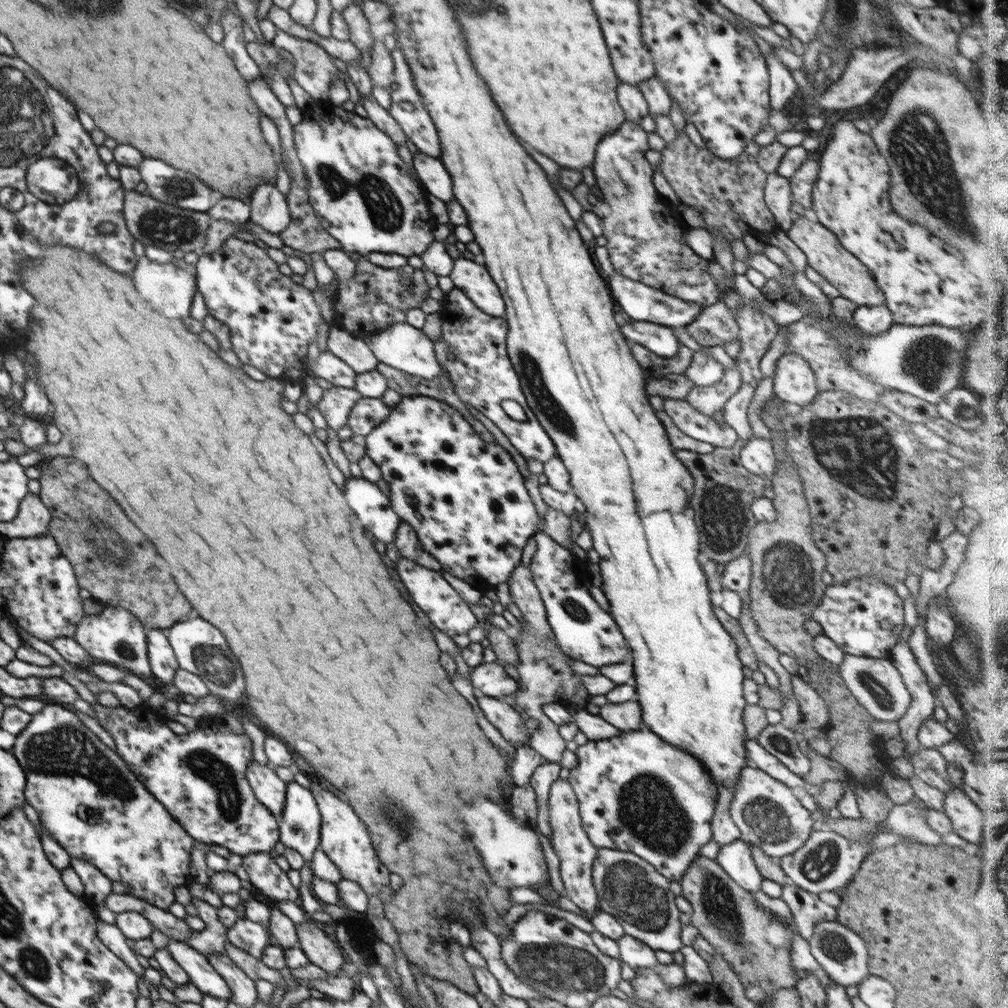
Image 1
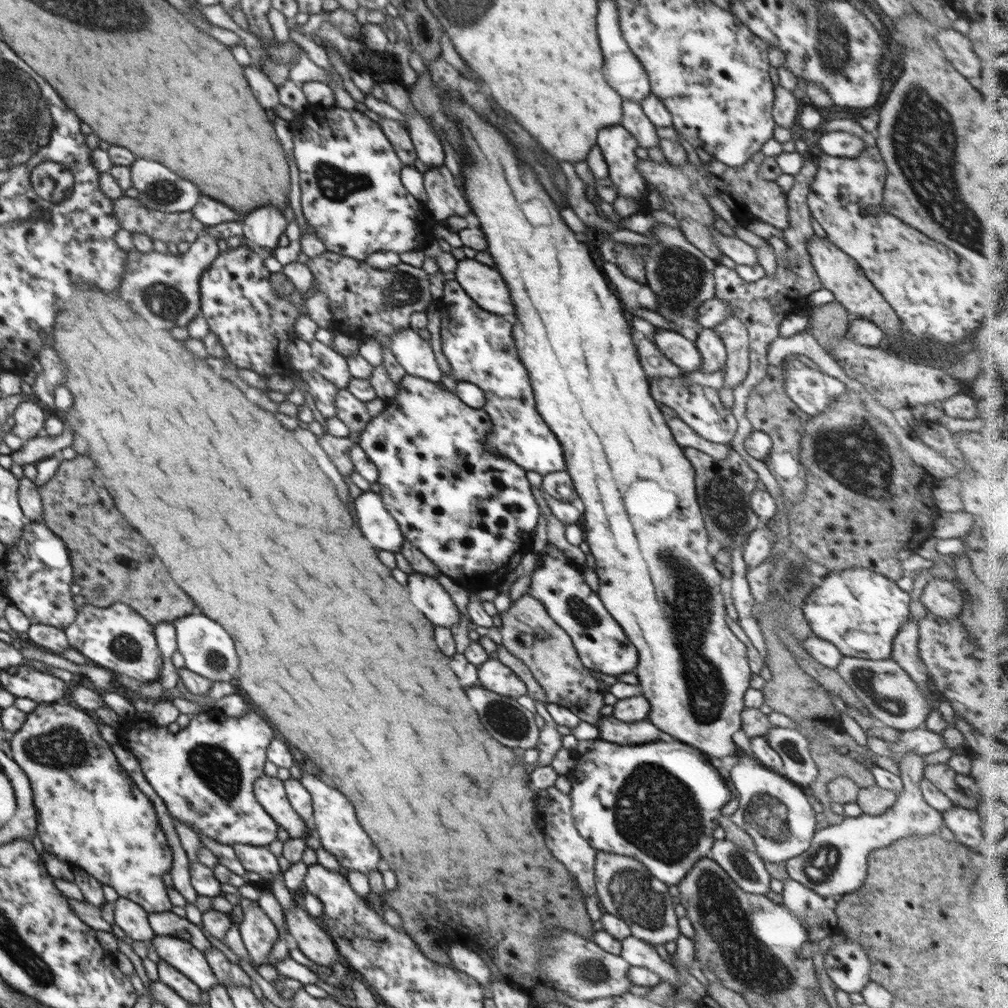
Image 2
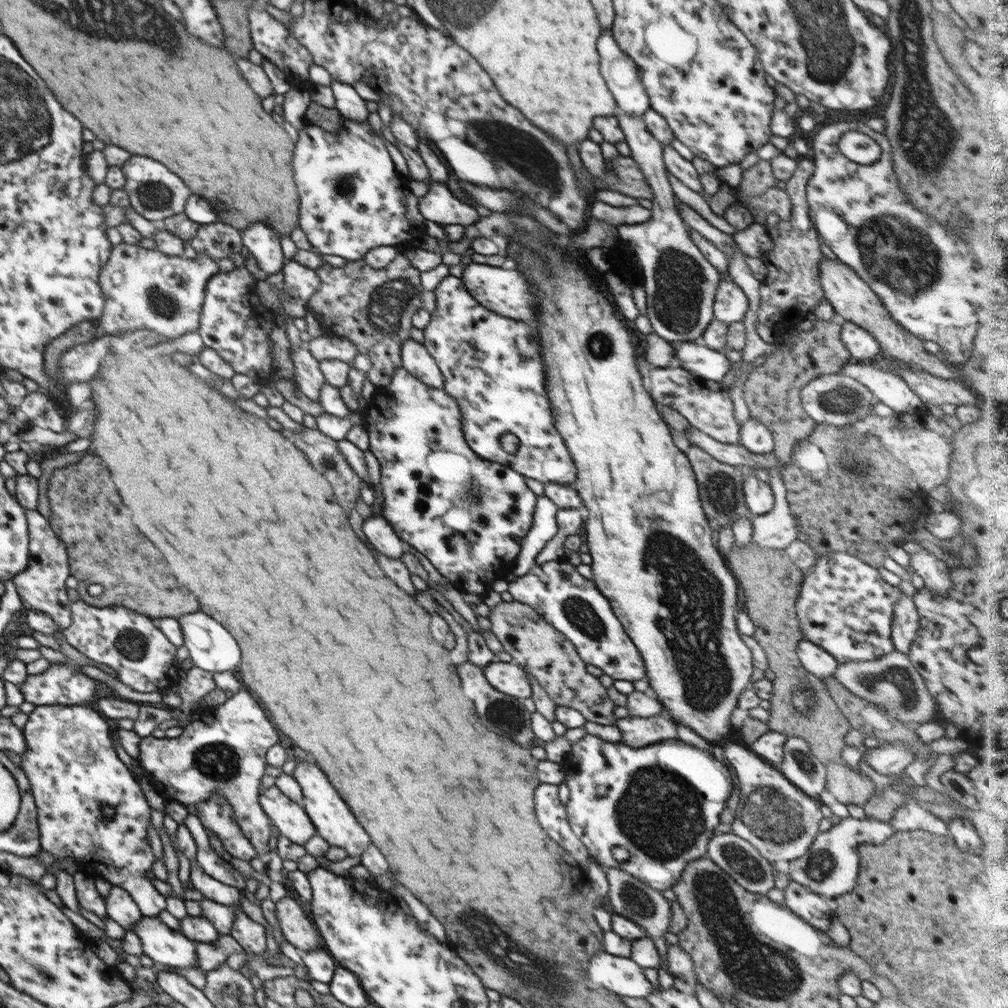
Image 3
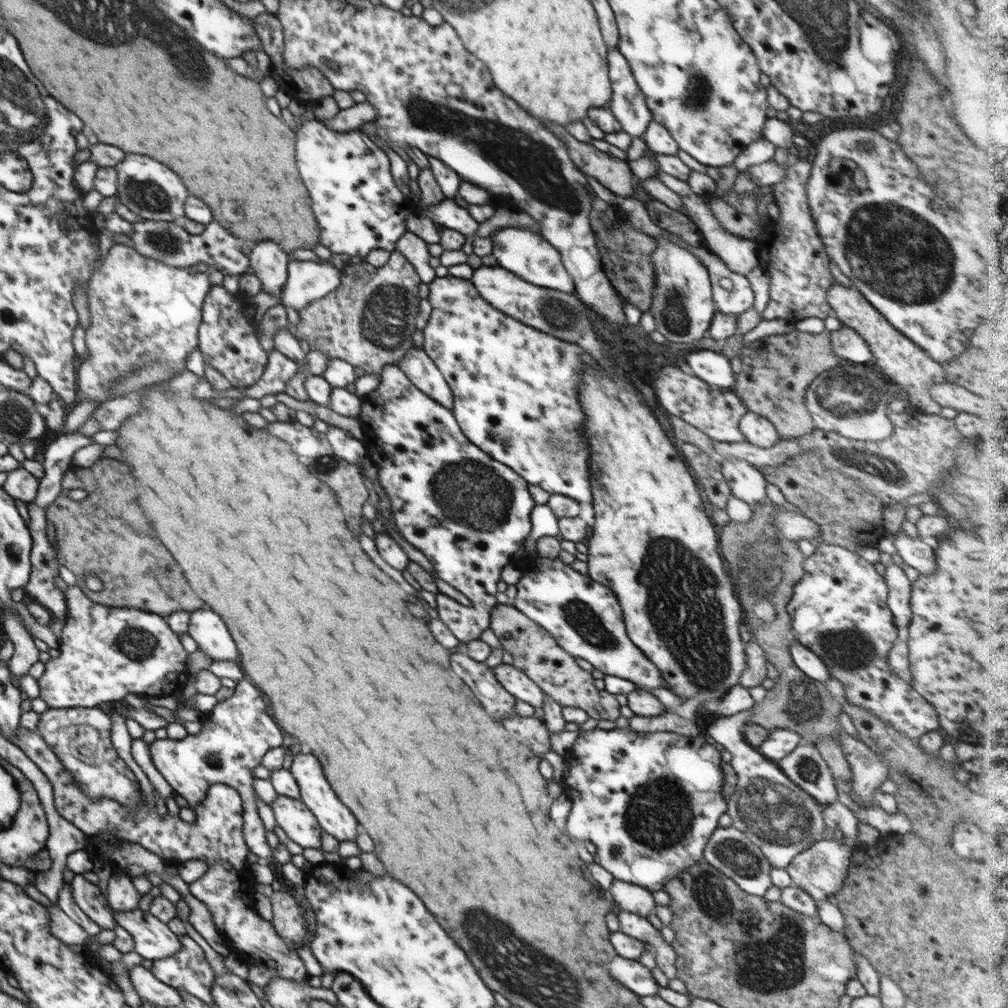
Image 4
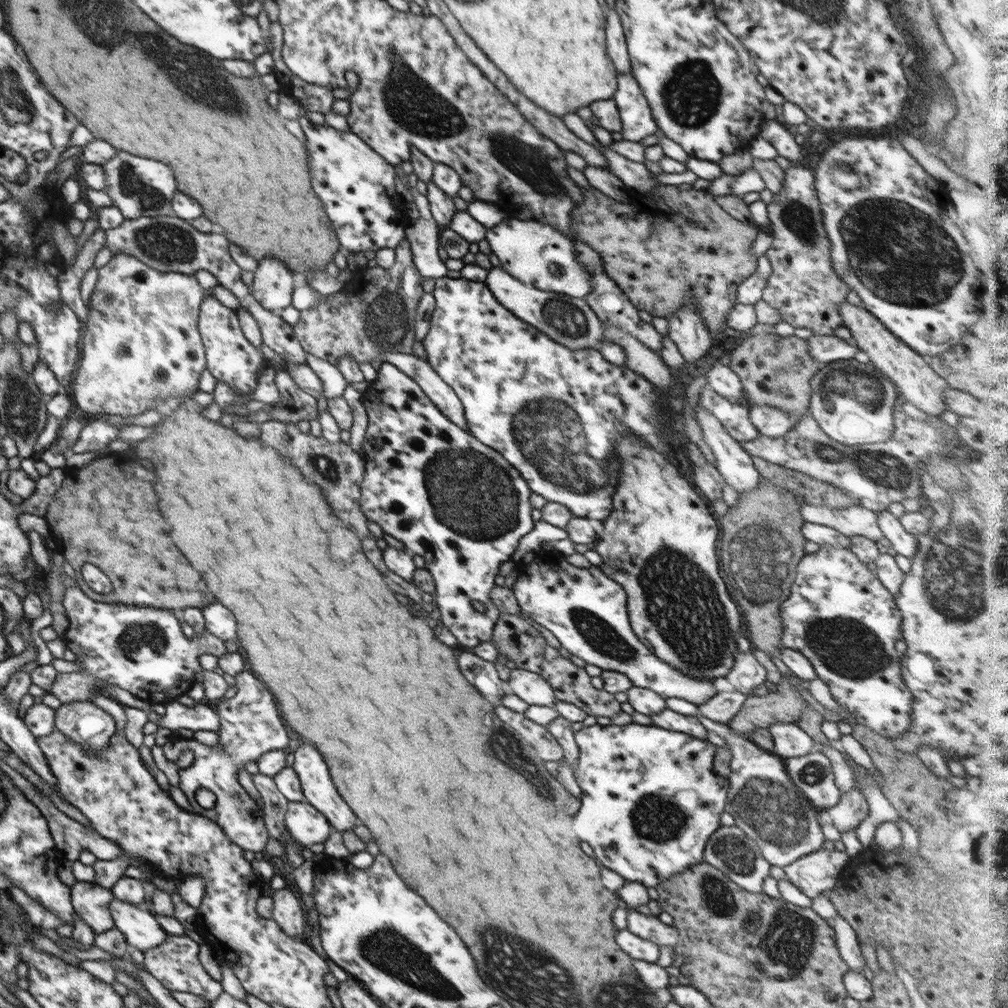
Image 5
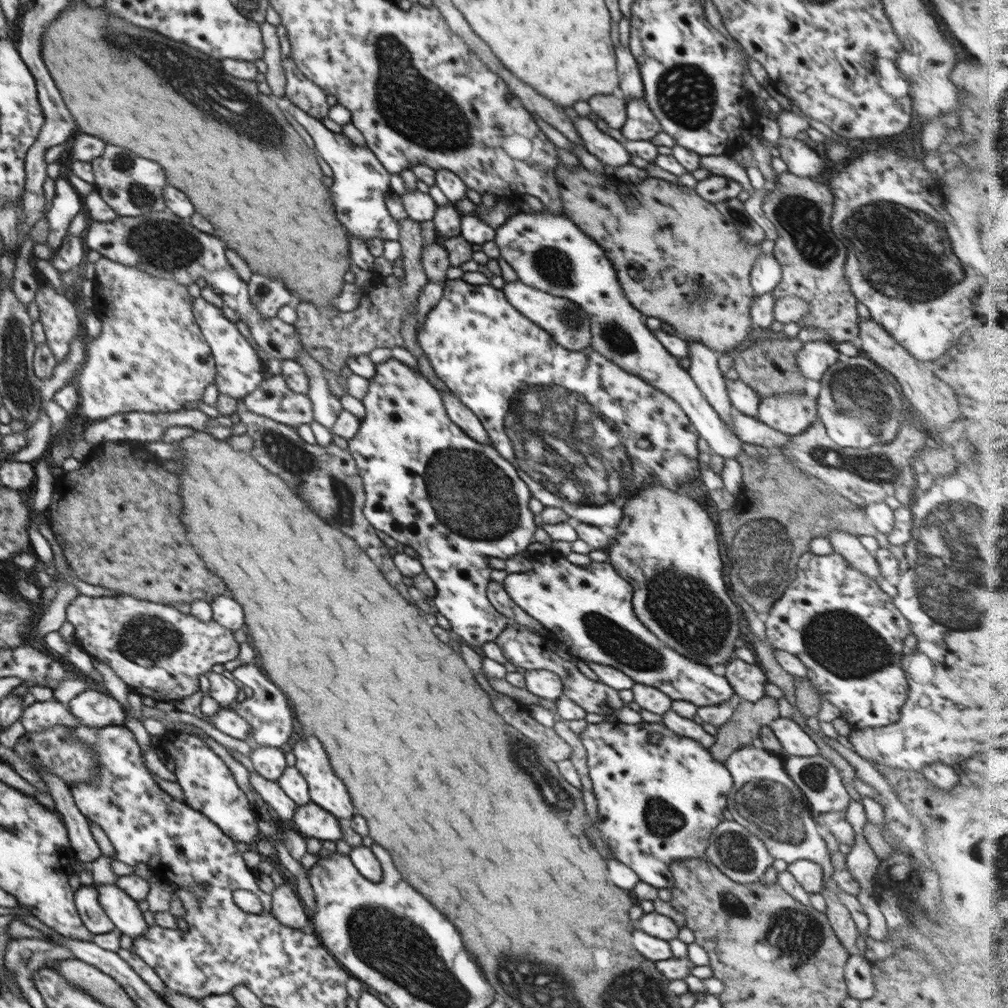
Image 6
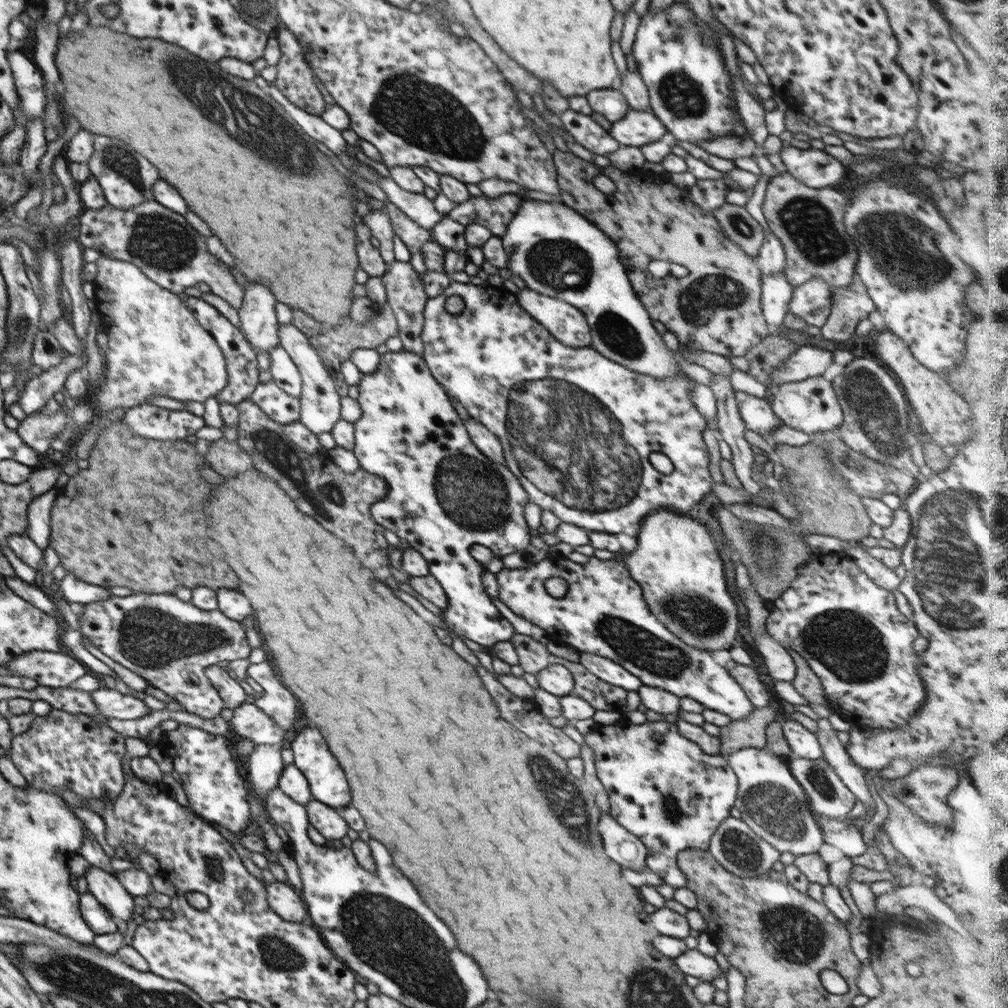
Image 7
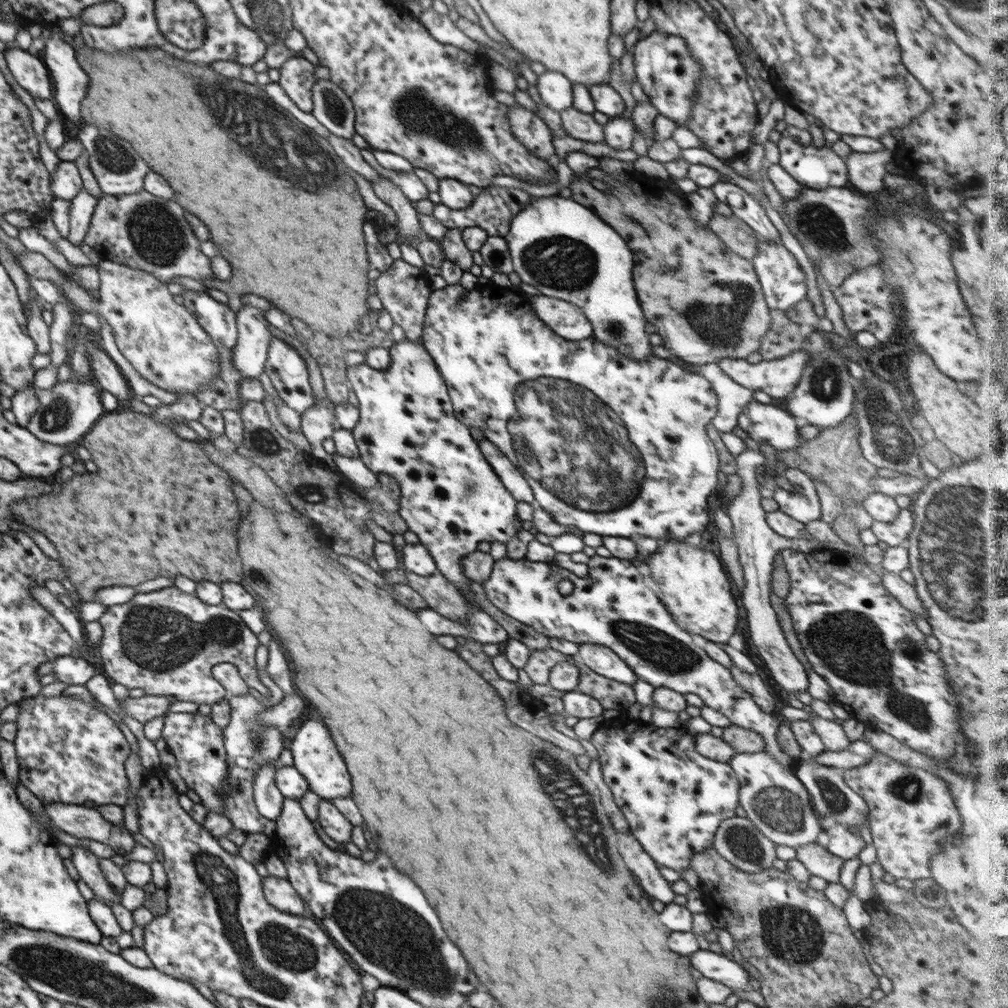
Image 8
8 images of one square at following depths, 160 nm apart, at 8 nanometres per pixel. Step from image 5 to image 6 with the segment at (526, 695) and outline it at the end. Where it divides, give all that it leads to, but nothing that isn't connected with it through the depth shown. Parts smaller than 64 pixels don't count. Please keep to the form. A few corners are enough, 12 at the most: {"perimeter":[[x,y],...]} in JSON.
{"perimeter":[[549,670],[524,674],[529,699],[557,701],[563,694],[560,676]]}

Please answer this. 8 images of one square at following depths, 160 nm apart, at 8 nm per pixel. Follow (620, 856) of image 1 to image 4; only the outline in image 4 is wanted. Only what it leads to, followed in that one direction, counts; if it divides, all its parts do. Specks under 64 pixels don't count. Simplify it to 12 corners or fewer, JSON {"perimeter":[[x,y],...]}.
{"perimeter":[[614,879],[612,892],[619,910],[644,918],[655,913],[652,892]]}

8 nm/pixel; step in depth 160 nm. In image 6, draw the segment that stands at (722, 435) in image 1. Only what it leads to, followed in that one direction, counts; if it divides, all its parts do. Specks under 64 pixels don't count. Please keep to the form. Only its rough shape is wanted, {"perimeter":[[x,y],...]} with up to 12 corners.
{"perimeter":[[732,410],[741,442],[771,451],[791,440],[756,417]]}

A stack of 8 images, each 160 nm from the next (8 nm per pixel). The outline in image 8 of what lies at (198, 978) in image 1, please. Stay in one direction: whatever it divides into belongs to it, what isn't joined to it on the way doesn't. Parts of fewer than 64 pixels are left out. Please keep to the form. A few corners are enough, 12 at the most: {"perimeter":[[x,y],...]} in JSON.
{"perimeter":[[84,846],[71,847],[80,879],[96,898],[120,903],[104,877],[100,858]]}

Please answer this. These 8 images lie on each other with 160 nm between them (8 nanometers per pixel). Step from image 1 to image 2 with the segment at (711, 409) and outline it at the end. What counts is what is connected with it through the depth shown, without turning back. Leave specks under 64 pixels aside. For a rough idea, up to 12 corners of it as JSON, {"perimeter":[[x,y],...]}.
{"perimeter":[[732,314],[712,332],[728,356],[723,387],[749,371],[749,336]]}

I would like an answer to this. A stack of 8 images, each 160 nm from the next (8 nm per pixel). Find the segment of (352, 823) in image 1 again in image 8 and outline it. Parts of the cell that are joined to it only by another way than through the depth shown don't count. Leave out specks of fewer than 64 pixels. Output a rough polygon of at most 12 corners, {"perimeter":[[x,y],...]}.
{"perimeter":[[302,724],[290,744],[309,790],[332,802],[352,792],[328,728]]}

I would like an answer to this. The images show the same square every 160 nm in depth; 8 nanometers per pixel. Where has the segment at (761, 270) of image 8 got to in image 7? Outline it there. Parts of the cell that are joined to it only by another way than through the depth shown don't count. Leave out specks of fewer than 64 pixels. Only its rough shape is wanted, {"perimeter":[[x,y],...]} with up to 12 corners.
{"perimeter":[[784,274],[761,276],[767,326],[783,324],[795,289]]}

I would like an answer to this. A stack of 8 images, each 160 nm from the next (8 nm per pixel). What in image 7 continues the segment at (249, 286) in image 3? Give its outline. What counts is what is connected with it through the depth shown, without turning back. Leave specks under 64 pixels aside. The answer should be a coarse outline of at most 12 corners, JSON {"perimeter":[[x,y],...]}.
{"perimeter":[[185,306],[225,356],[228,382],[218,403],[249,400],[260,372],[242,332],[214,306]]}

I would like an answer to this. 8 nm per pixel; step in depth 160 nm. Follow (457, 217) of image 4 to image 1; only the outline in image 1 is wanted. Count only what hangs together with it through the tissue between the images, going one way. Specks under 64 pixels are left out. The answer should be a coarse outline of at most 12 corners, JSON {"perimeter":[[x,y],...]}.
{"perimeter":[[418,151],[413,168],[428,195],[455,200],[440,159]]}

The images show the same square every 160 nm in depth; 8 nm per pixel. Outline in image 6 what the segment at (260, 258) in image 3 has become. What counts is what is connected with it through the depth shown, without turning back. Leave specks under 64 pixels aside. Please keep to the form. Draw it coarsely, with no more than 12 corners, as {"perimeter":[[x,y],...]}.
{"perimeter":[[254,274],[250,303],[263,318],[274,318],[295,297],[280,280]]}

